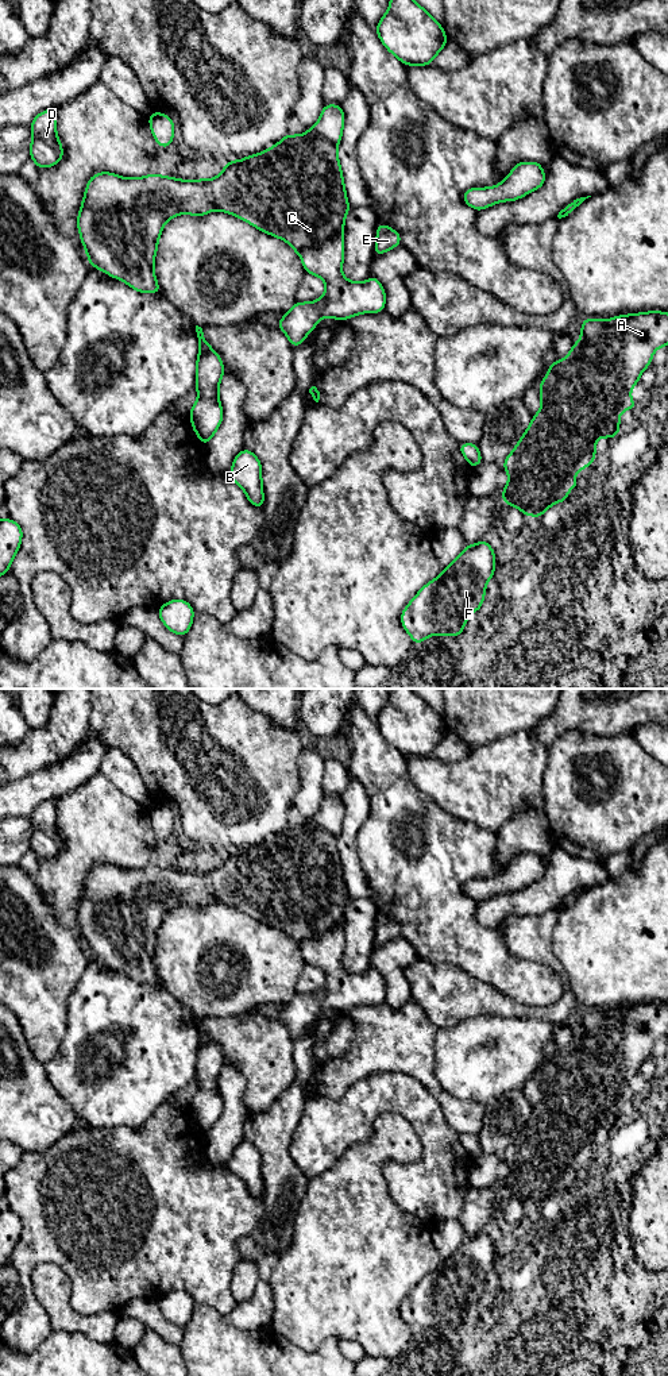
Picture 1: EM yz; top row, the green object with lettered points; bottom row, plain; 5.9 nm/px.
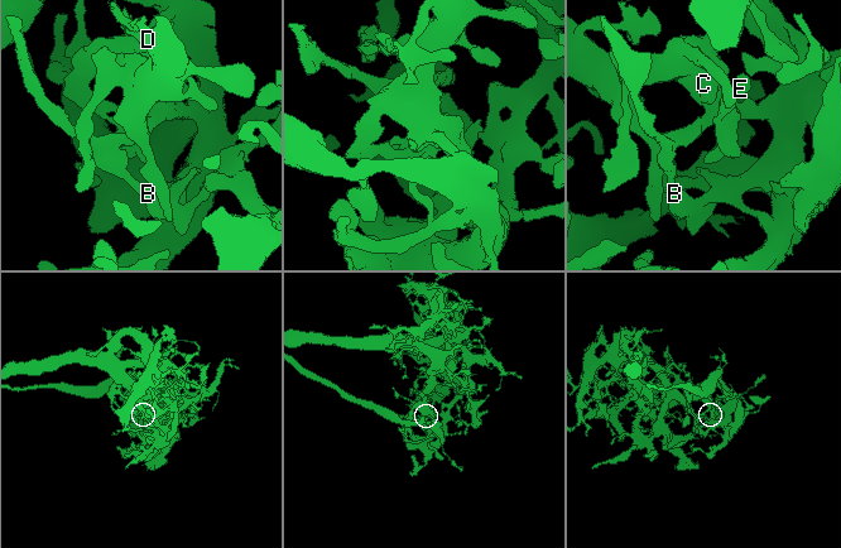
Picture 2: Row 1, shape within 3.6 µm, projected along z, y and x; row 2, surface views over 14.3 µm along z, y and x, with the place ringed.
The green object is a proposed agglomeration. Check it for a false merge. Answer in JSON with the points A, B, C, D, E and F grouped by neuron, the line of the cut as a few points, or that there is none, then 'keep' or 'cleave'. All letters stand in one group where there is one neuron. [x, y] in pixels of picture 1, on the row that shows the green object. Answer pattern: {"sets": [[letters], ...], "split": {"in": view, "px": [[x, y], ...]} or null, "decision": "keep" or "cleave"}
{"sets": [["A", "B", "C", "D", "E", "F"]], "split": null, "decision": "keep"}

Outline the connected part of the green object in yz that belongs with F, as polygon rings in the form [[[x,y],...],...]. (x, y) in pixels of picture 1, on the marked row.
[[[482,539],[476,544],[464,546],[463,552],[443,573],[429,581],[412,598],[401,613],[403,629],[417,645],[433,635],[460,636],[468,616],[480,610],[487,582],[495,570],[495,551]]]

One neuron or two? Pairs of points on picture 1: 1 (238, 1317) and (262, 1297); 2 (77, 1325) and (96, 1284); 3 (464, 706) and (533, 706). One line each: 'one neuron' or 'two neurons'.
1: one neuron
2: two neurons
3: one neuron

